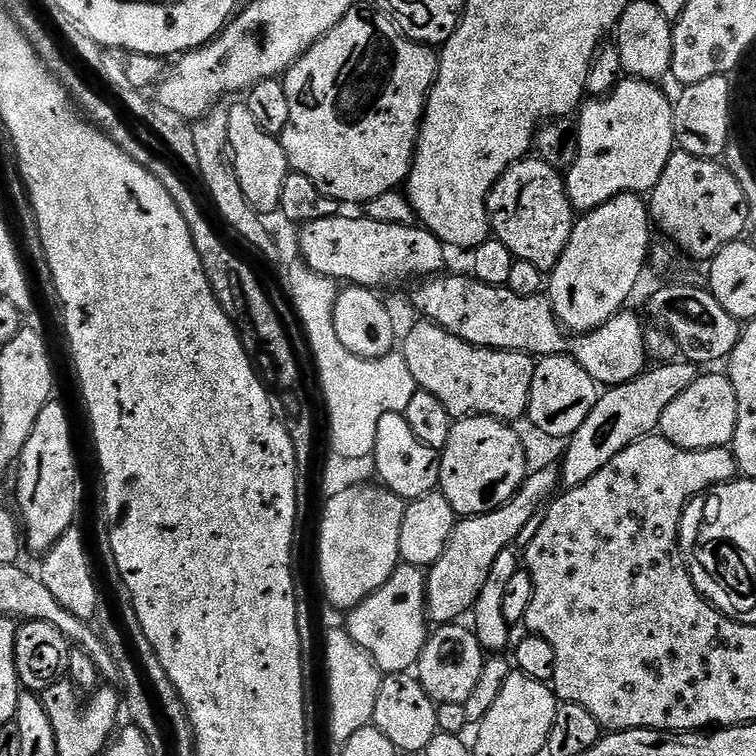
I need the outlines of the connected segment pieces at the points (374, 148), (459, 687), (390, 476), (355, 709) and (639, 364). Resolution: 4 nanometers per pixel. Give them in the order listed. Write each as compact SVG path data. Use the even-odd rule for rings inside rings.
M357 6L351 8L321 40L309 46L292 67L283 73L282 83L286 90L286 98L290 102L290 122L286 130L278 137L284 153L288 159L289 169L298 174L306 174L314 186L322 194L340 201L341 205L364 204L367 200L376 200L387 192L392 192L396 187L403 185L408 179L408 172L412 169L412 155L416 152L416 140L420 137L420 124L424 120L424 107L428 101L428 95L432 84L436 81L436 65L438 56L429 45L421 44L419 40L410 40L383 12L376 11L375 7Z
M460 622L439 625L425 642L420 660L414 669L416 679L437 704L454 702L463 705L466 698L470 698L470 693L474 691L478 677L482 674L485 650L478 642L475 631L468 626L463 628L462 625Z
M403 412L385 414L378 421L375 460L376 472L380 475L379 483L405 502L422 498L440 487L440 453L418 442L418 437L414 435L414 430L410 430L410 422L406 422Z
M343 627L332 628L324 636L324 668L328 671L328 732L333 745L339 746L350 738L350 734L372 723L382 673Z
M621 310L617 316L611 316L605 324L598 326L593 332L576 334L571 337L570 355L596 380L600 386L625 384L645 371L649 363L647 350L644 348L645 325L629 310Z

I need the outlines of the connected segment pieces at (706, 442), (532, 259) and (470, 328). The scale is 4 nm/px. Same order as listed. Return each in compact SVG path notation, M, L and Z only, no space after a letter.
M697 375L694 386L690 390L678 394L660 419L659 435L664 436L674 446L689 448L697 452L707 448L727 448L734 438L734 430L738 422L738 402L734 398L734 386L727 375Z
M539 158L519 160L498 178L488 195L488 215L491 235L502 241L515 259L530 262L530 266L538 266L545 274L551 273L558 258L562 258L562 250L566 250L572 226L578 219L568 197L565 177Z
M440 274L428 278L412 296L412 304L425 321L453 332L476 348L499 348L501 352L524 352L533 358L563 356L565 329L556 319L552 304L543 295L519 296L506 286L491 288L471 275Z

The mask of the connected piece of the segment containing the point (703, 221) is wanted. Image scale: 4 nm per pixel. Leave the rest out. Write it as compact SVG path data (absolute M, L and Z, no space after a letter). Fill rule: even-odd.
M673 151L666 162L666 170L662 170L662 178L650 193L650 219L668 240L673 240L682 251L696 260L711 261L713 256L730 242L741 239L745 235L744 228L749 227L748 206L742 185L734 178L726 164L719 159L707 160L698 158L689 152Z

